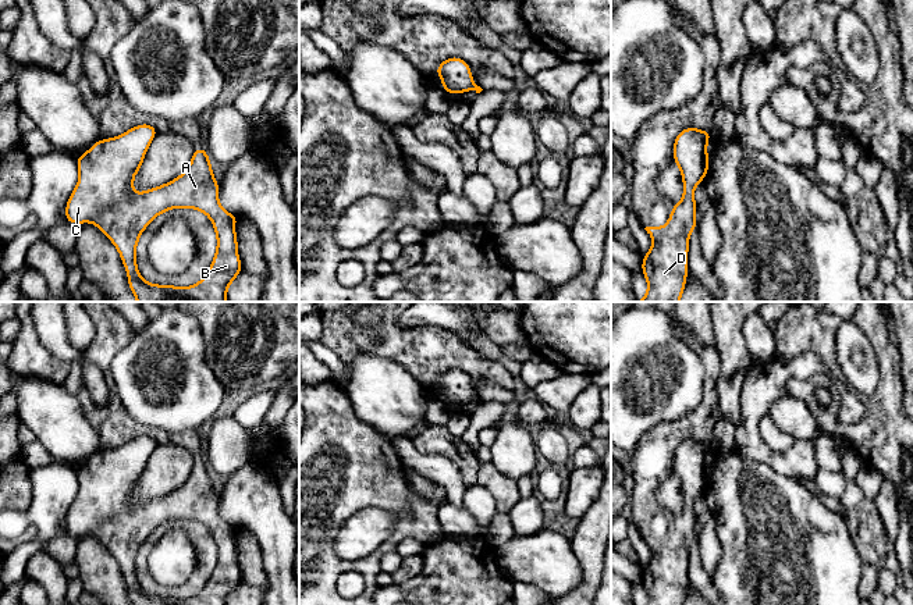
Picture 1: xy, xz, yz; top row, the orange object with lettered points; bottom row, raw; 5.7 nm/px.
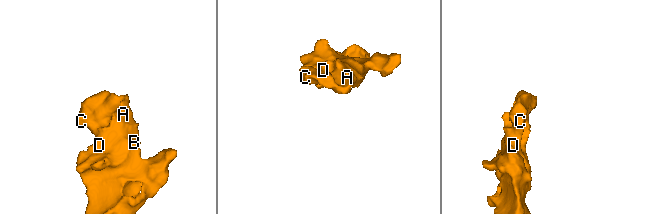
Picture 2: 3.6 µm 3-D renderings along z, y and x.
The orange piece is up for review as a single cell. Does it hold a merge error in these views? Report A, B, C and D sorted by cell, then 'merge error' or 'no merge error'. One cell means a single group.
A B C D; no merge error

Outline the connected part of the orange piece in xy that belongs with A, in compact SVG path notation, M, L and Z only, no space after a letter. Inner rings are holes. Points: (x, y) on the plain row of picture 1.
M141 435L120 448L97 452L88 463L77 469L79 490L68 509L65 531L71 535L89 533L111 552L121 567L132 605L227 605L227 599L242 583L235 545L235 534L239 527L232 527L220 517L219 492L213 488L205 459L193 462L189 477L175 491L141 505L134 503L134 488L143 478L142 471L156 446L156 438ZM180 519L199 522L213 534L217 559L210 580L198 595L191 598L146 594L136 577L135 563L139 548L159 526Z

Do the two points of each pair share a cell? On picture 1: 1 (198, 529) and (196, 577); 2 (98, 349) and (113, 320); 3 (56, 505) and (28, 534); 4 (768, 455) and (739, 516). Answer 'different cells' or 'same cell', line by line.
1: same cell
2: same cell
3: different cells
4: different cells

